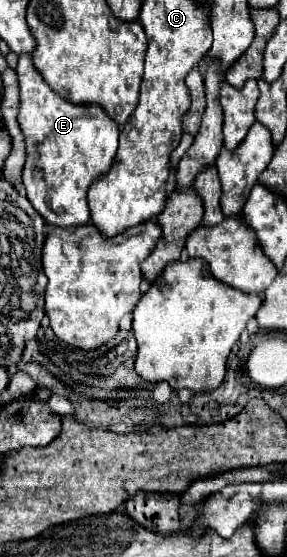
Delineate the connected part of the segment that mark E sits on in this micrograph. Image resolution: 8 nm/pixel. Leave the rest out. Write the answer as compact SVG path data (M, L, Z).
M20 55L16 65L18 81L20 81L20 111L18 111L18 123L22 133L26 135L26 167L24 167L24 191L34 209L56 227L78 227L86 225L90 221L86 193L90 183L104 175L108 167L114 161L116 149L118 149L118 125L106 115L106 111L100 105L74 105L62 99L58 93L54 93L38 69L32 65L30 55Z

